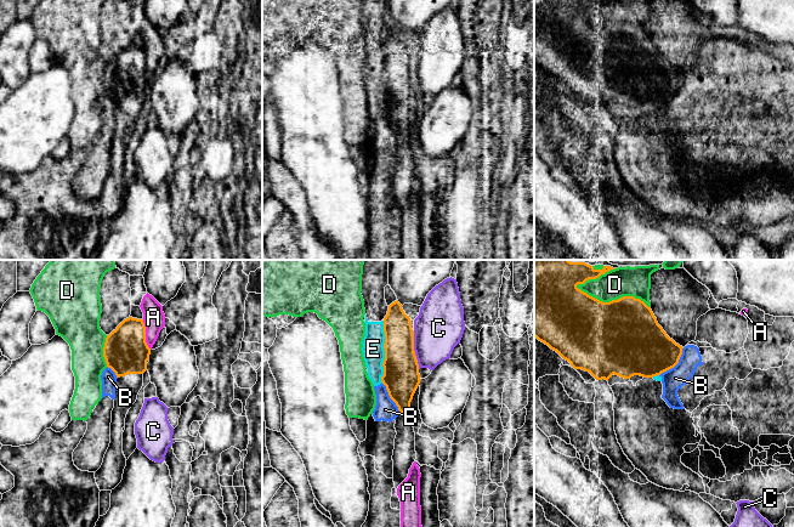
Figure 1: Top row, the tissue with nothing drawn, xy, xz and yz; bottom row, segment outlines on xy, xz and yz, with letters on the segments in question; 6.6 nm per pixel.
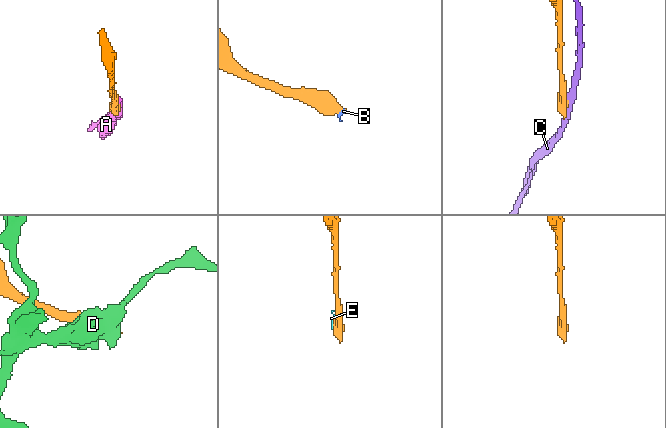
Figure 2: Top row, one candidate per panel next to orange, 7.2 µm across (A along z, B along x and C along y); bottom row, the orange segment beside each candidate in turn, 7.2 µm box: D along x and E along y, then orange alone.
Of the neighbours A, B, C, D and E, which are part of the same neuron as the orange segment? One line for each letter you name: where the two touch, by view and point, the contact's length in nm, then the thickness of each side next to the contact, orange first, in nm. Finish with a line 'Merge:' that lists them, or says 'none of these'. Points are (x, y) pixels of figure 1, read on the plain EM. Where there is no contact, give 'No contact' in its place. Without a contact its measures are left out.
Merge: none of these

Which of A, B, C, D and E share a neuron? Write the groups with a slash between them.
A / B E / C / D

